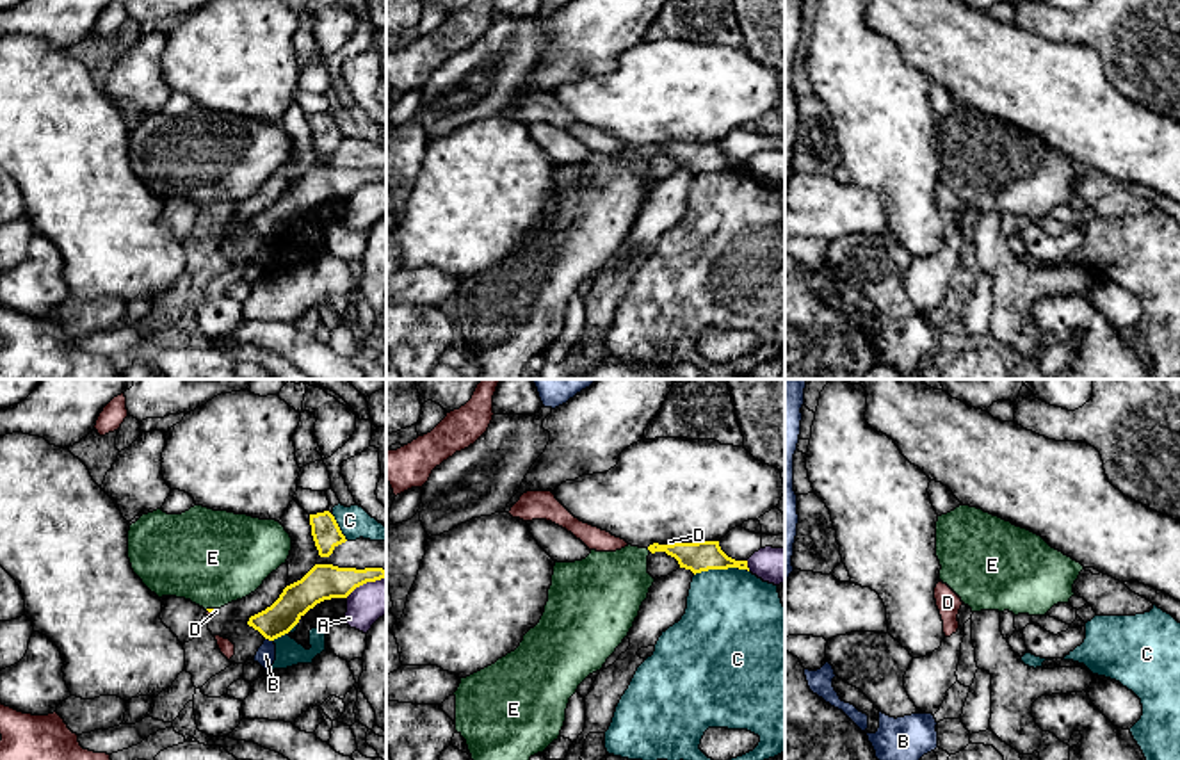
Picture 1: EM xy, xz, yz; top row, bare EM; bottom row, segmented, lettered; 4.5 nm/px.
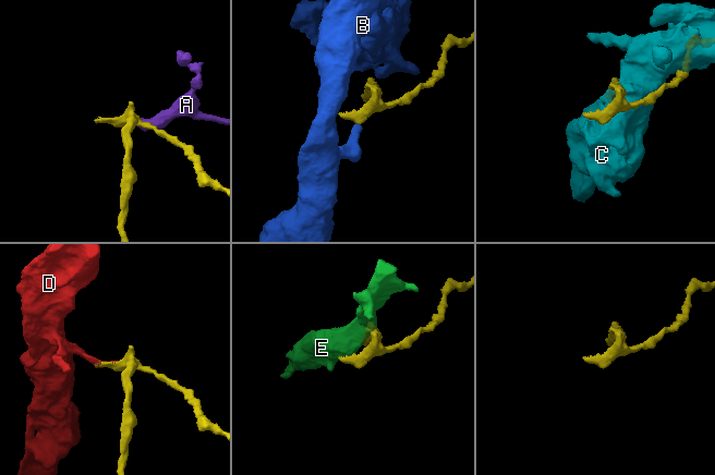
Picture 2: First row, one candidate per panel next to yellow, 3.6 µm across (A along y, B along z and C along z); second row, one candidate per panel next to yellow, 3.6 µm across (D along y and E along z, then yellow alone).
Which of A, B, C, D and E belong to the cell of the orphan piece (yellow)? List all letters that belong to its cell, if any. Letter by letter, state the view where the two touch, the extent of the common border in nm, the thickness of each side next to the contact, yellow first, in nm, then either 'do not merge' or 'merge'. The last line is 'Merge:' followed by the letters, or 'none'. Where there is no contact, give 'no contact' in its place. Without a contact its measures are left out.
A: meets yellow in xz; contact 50 nm long; 140 nm thick on the yellow side, 160 nm on the other; do not merge
B: meets yellow in xy; contact 40 nm long; 150 nm thick on the yellow side, 90 nm on the other; do not merge
C: meets yellow in xz; contact 240 nm long; 140 nm thick on the yellow side, 460 nm on the other; do not merge
D: meets yellow in xz; contact 70 nm long; 140 nm thick on the yellow side, 20 nm on the other; merge
E: meets yellow in xy; contact 50 nm long; 20 nm thick on the yellow side, 440 nm on the other; do not merge
Merge: D

